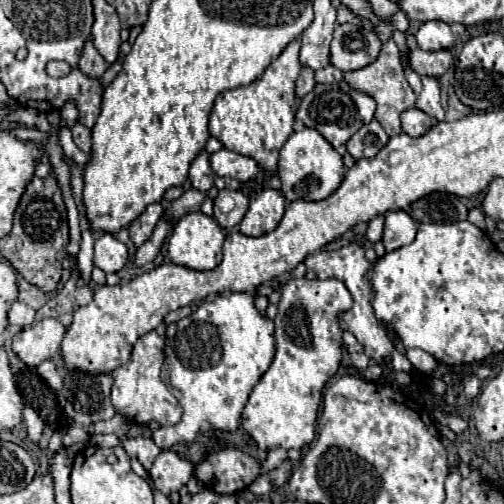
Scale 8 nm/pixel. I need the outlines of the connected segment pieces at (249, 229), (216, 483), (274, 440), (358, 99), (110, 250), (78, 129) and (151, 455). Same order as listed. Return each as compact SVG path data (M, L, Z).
M267 187L251 199L249 211L239 223L239 231L249 237L261 237L265 233L271 233L279 225L283 211L285 211L283 195Z
M235 447L211 453L195 467L195 477L219 495L233 495L247 489L259 473L261 461L241 453Z
M289 279L281 287L281 301L279 311L275 315L275 341L277 341L277 353L271 363L271 367L263 373L259 383L253 387L249 401L243 409L241 427L245 433L257 443L259 449L271 451L277 447L283 449L303 449L315 439L315 421L317 421L317 409L321 403L321 393L325 383L337 373L339 361L343 357L341 351L341 327L339 327L339 313L347 311L351 307L351 295L347 287L337 279Z
M341 81L333 85L315 85L315 89L305 99L301 99L295 119L301 121L305 127L317 129L337 149L345 145L361 129L361 125L369 123L373 119L373 113L375 113L375 101L369 95L351 89L345 81Z
M105 233L95 241L95 267L105 273L117 273L129 261L127 247L113 235Z
M75 123L71 131L73 131L73 141L77 143L77 147L81 151L89 153L91 151L91 131L85 125L81 125L81 123Z
M137 437L137 439L123 439L121 441L123 449L129 453L129 457L135 457L139 459L139 463L149 469L157 457L157 453L161 453L161 449L151 441L151 439L145 439L145 437Z

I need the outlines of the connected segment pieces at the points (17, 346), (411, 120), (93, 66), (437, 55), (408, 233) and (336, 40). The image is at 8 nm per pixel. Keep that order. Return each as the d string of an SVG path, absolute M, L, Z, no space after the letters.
M53 317L33 322L13 337L13 351L27 367L37 367L41 361L55 357L65 335L65 327Z
M415 107L401 113L401 123L403 123L403 131L411 137L421 137L431 129L431 117Z
M89 39L85 43L85 49L83 49L83 55L79 59L79 69L81 73L85 73L87 77L101 77L105 73L105 69L109 67L109 63L99 55L99 51L93 47L93 39Z
M409 49L407 65L411 71L419 73L421 77L435 77L439 79L453 63L451 51L421 51Z
M389 211L385 215L385 233L383 245L387 251L409 245L415 239L417 223L405 211Z
M343 23L335 27L331 41L331 65L341 71L355 71L373 63L381 51L381 41L375 31Z

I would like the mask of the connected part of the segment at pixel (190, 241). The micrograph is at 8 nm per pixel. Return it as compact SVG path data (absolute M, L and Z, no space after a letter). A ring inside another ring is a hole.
M187 213L181 217L167 241L167 253L173 263L195 271L209 271L221 263L223 231L213 217L205 213Z

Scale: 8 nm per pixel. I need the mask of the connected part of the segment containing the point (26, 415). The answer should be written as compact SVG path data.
M25 405L25 409L23 409L23 419L25 419L25 423L27 423L27 429L29 429L29 437L31 437L31 441L39 443L43 433L43 421L39 419L39 415L35 413L33 407Z

